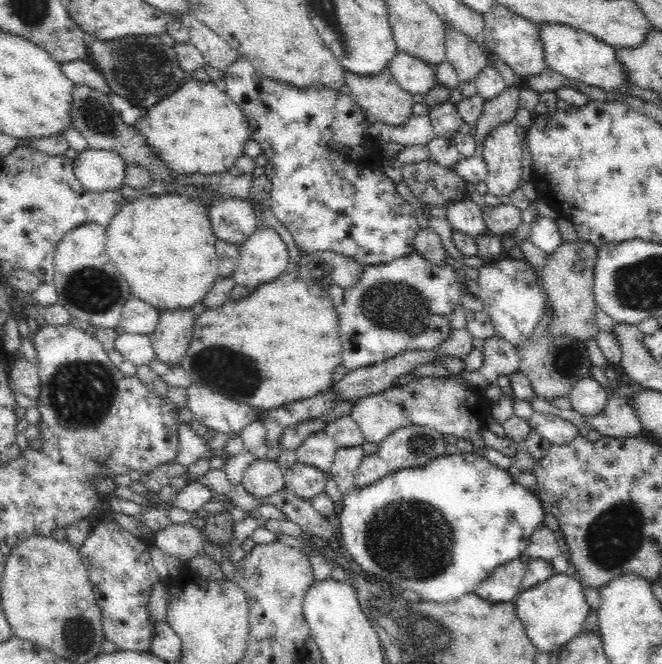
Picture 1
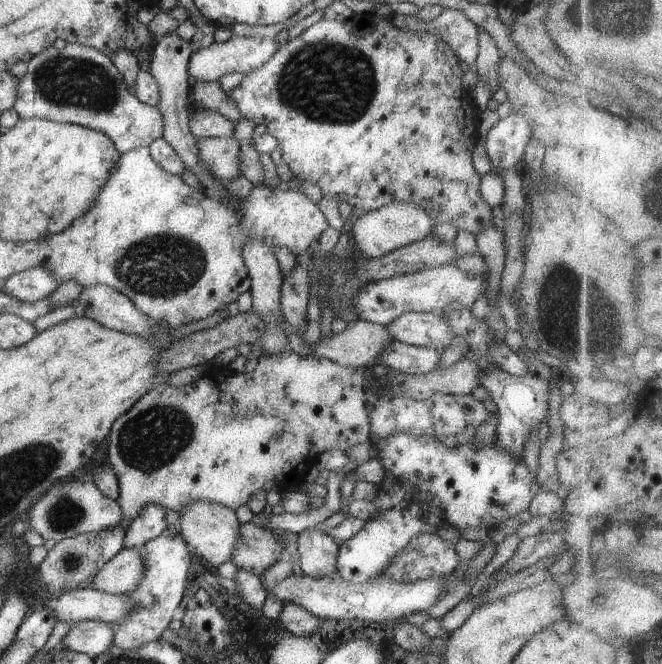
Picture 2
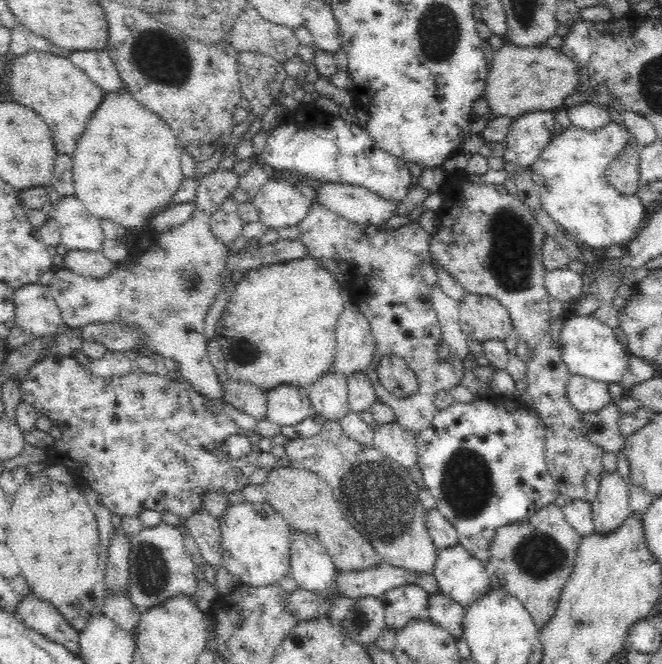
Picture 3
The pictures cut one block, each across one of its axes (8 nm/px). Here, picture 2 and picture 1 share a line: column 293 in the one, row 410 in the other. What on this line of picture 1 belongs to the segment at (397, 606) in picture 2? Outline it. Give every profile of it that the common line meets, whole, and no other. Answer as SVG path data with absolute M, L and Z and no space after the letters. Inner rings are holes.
M592 376L579 378L568 397L573 409L585 417L600 414L608 404L608 392Z

